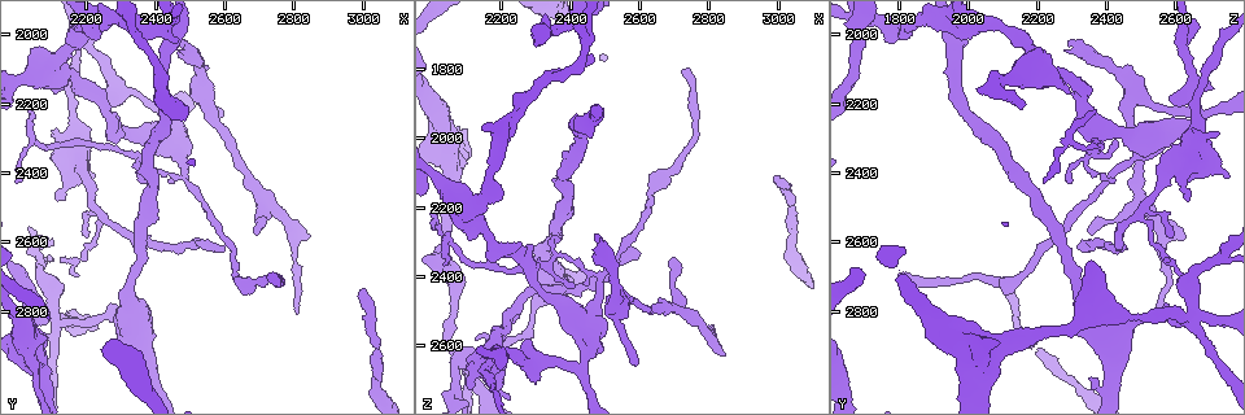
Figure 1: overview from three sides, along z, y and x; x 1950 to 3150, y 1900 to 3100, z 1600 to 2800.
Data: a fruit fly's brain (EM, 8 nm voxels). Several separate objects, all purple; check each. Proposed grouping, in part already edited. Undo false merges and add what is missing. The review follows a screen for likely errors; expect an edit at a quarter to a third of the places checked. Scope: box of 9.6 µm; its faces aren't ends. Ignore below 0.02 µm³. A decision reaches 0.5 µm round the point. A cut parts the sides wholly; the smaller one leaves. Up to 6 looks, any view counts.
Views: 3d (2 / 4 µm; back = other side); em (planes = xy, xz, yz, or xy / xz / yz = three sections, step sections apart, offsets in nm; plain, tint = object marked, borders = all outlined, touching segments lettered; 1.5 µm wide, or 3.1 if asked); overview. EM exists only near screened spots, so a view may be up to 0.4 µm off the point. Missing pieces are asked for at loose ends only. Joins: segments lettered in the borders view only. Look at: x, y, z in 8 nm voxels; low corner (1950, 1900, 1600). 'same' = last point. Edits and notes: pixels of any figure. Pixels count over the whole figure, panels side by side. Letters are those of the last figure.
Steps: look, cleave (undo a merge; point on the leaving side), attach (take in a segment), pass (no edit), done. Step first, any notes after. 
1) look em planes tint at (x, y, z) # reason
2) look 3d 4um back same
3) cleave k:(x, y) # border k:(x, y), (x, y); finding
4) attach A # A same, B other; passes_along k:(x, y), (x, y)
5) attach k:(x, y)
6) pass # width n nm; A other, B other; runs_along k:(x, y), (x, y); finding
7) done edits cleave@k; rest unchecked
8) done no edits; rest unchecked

look 3d 2um back at (2990, 2760, 2110) # end of a long branch

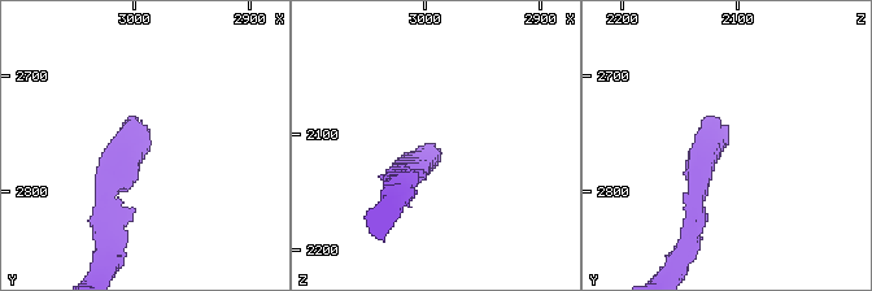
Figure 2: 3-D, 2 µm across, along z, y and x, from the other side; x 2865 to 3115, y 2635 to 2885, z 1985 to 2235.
look em xy step 4 borders at (2990, 2754, 2110) # now the EM

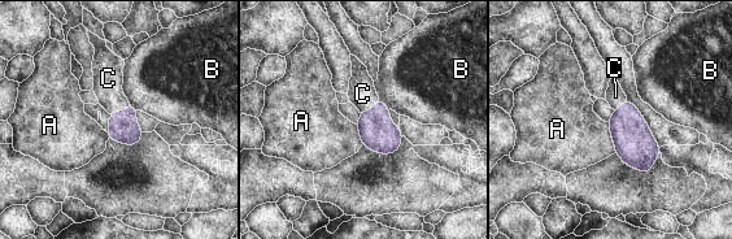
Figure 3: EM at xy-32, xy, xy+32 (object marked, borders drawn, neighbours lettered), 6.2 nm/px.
look em yz step 4 borders same

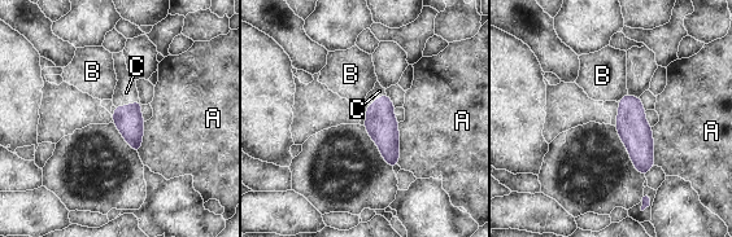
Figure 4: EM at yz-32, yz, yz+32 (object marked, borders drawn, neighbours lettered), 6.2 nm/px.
attach 4:(126, 92) # width 170 nm; A other, B other, C same; passes_along 4:(129, 121), (126, 105), (126, 92); the neuron continues

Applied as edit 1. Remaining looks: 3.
look overview # see it whole again

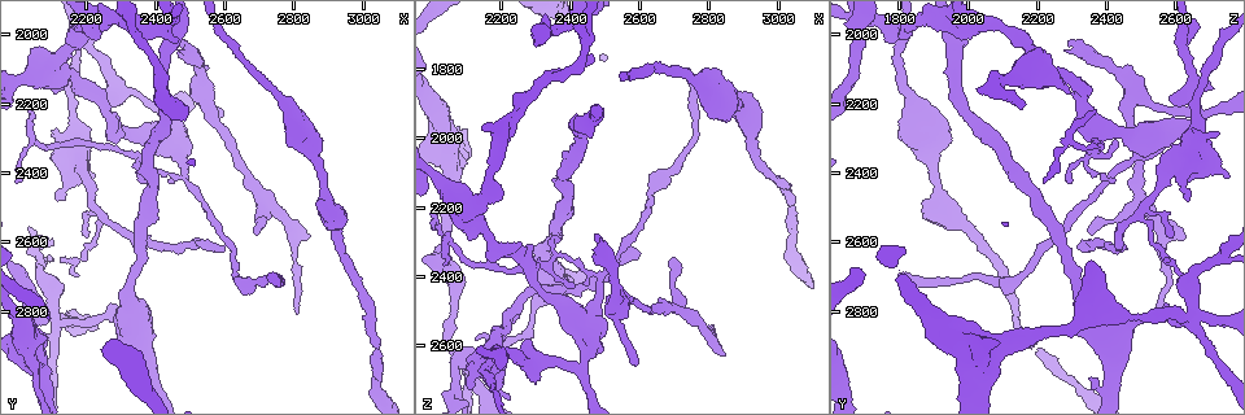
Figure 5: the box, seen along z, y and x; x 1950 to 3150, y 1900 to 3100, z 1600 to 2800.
look em xy step 4 plain at (2050, 2880, 2100) # thick turns thin

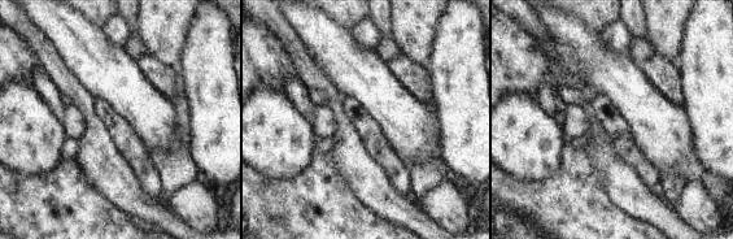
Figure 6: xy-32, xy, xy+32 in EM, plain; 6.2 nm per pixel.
look em xy step 4 borders same

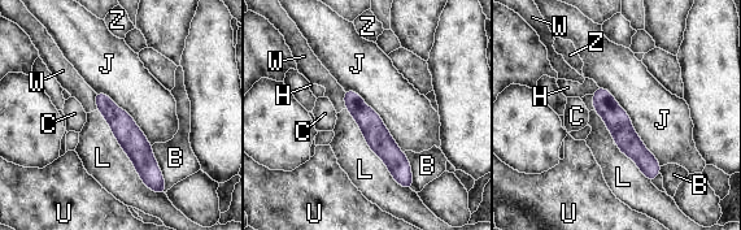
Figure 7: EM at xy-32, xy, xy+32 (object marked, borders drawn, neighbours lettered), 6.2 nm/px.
pass # longest_contact L 650 nm; B other, C other, H other, J other, L other, U other, W other, Z other; border 7:(598, 86), (627, 113), (661, 165); all the same neuron

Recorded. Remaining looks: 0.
done edits attach@4; rest unchecked

